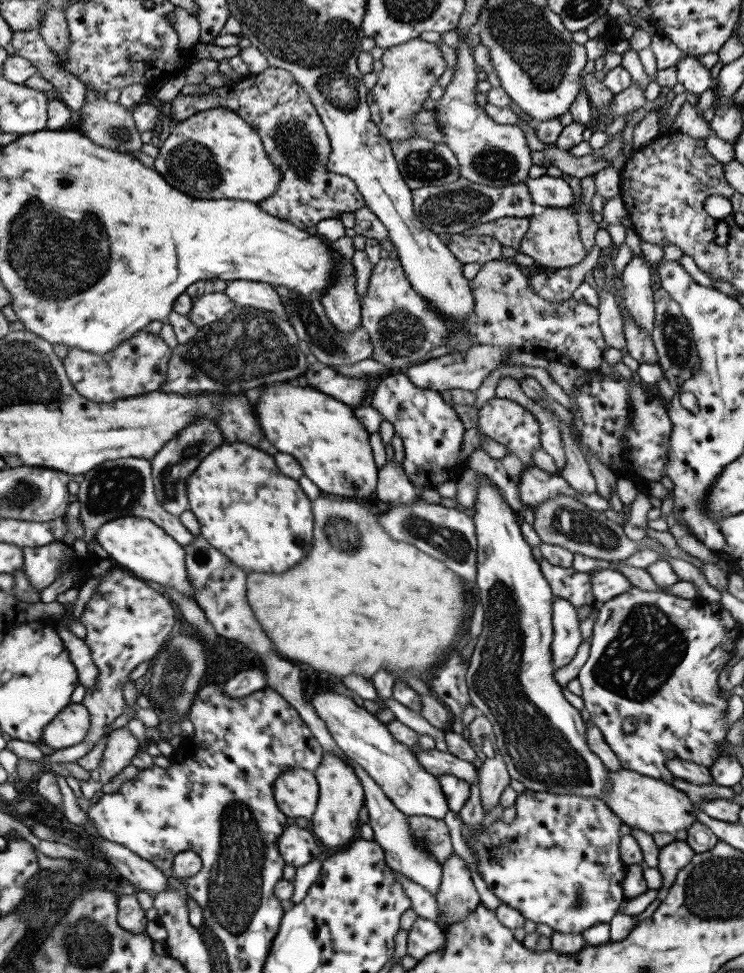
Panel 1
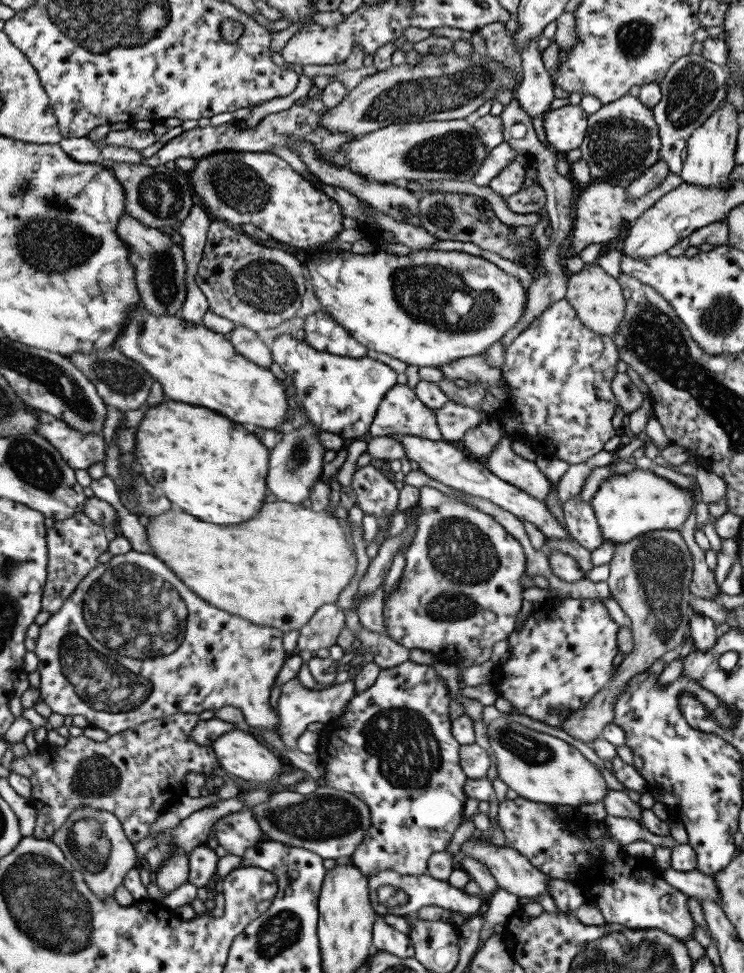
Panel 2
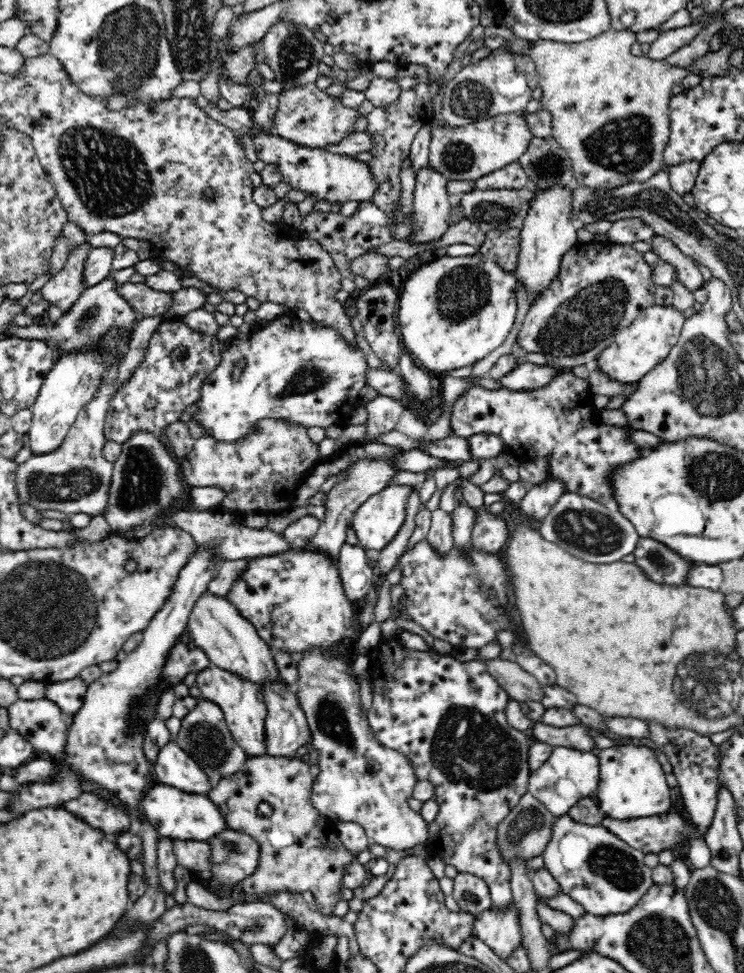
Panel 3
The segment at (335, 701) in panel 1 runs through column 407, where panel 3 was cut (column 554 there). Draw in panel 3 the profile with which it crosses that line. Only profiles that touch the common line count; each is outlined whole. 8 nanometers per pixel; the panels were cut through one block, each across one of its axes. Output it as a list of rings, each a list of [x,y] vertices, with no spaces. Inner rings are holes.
[[[555,747],[550,759],[529,777],[527,793],[540,802],[554,817],[566,815],[584,797],[596,794],[598,788],[598,753],[582,754],[578,750]]]

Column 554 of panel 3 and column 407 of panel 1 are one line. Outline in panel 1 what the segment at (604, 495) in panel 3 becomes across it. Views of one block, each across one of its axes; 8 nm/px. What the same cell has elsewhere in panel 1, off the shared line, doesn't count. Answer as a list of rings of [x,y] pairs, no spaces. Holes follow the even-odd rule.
[[[403,371],[388,372],[381,375],[377,387],[372,389],[371,408],[379,412],[383,421],[389,421],[393,425],[394,432],[401,437],[404,452],[402,469],[419,496],[422,490],[435,489],[436,486],[447,482],[447,480],[455,480],[458,474],[461,473],[456,464],[458,464],[458,456],[461,454],[465,429],[455,414],[456,408],[445,404],[439,391],[420,389],[413,386]]]

